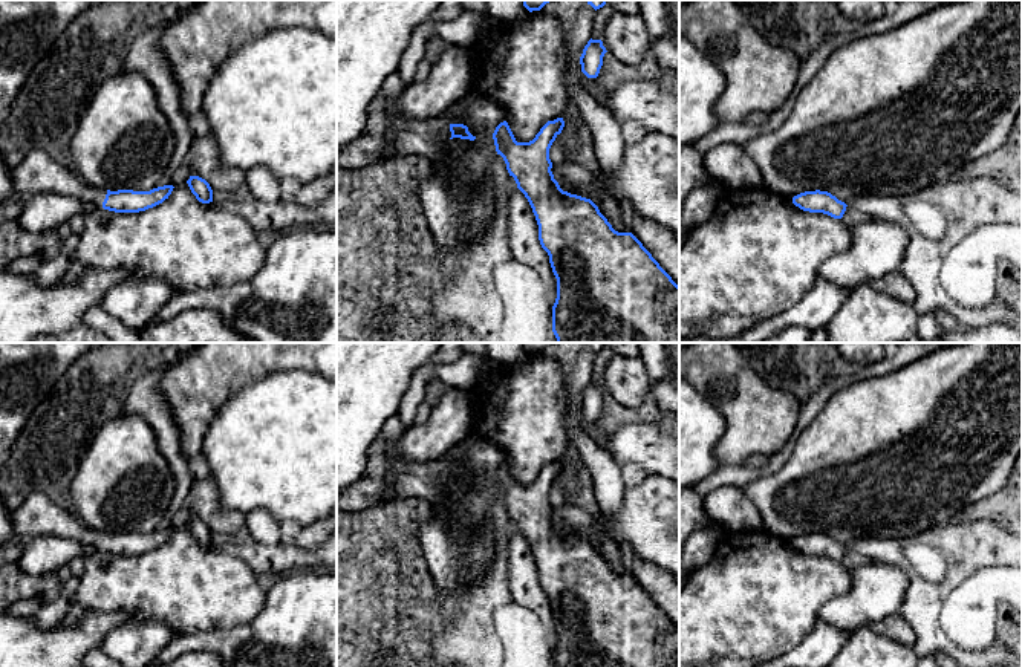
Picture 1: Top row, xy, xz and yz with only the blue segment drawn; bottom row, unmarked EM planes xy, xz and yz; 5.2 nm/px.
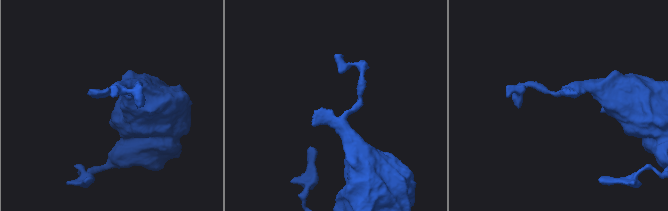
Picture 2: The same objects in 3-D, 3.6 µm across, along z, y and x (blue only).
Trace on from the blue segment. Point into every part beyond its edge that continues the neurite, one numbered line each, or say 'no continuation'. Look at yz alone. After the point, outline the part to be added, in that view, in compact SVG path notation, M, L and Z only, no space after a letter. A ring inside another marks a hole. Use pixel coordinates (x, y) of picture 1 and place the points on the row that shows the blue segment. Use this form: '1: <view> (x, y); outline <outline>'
no continuation

